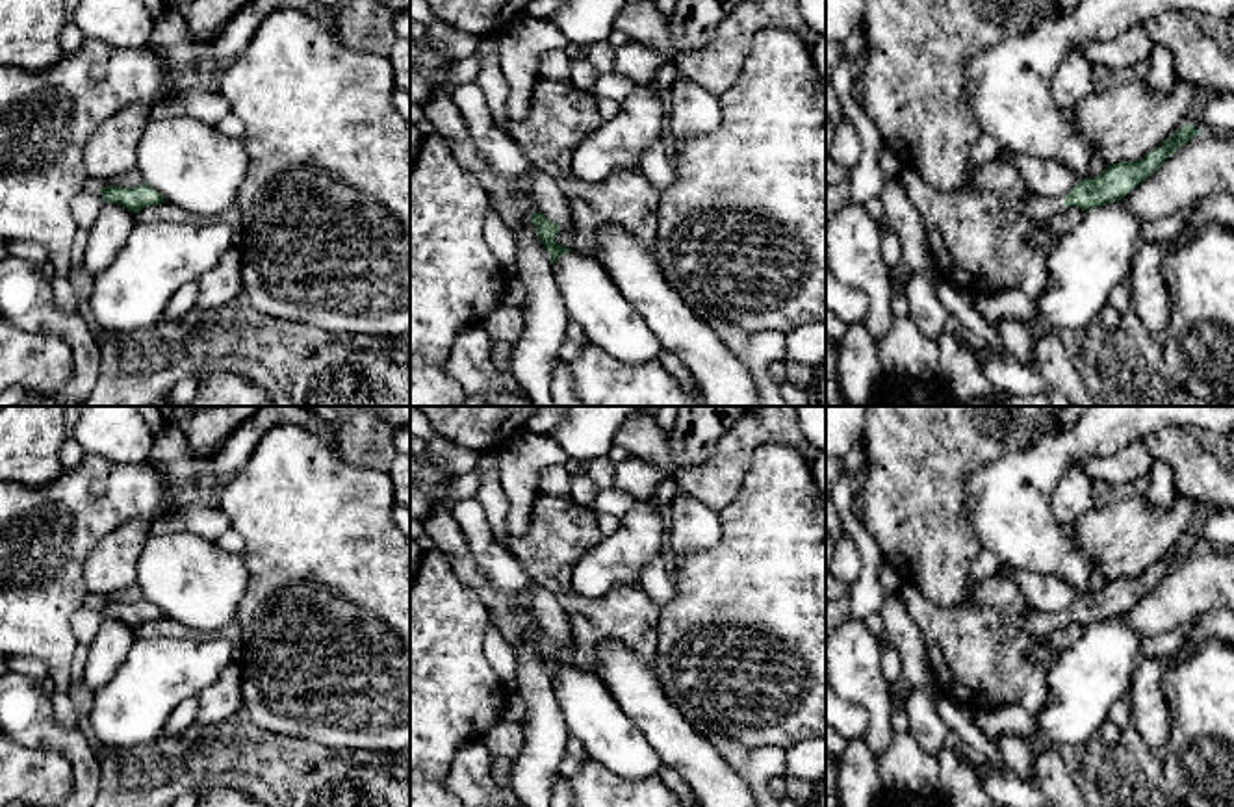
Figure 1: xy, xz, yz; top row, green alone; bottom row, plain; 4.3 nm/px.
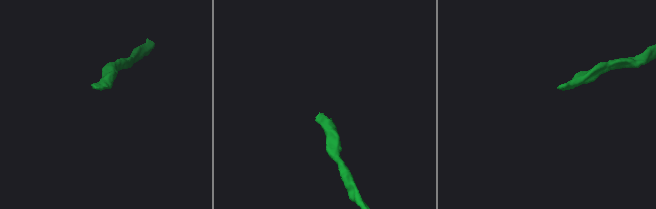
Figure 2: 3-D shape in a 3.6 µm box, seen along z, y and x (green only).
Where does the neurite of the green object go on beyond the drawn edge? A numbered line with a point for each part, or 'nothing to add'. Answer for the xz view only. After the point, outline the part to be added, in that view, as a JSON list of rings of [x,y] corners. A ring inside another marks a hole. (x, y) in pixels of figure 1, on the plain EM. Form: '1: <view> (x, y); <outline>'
1: xz (446, 535); [[[436,505],[423,523],[425,534],[445,555],[458,581],[468,584],[482,599],[505,640],[512,644],[523,625],[538,620],[544,633],[557,638],[559,646],[570,646],[568,616],[549,590],[531,583],[518,594],[495,592],[475,562],[449,508]]]

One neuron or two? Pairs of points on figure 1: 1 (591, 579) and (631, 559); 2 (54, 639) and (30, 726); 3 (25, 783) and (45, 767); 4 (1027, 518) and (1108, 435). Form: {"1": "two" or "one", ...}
{"1": "one", "2": "two", "3": "one", "4": "one"}

